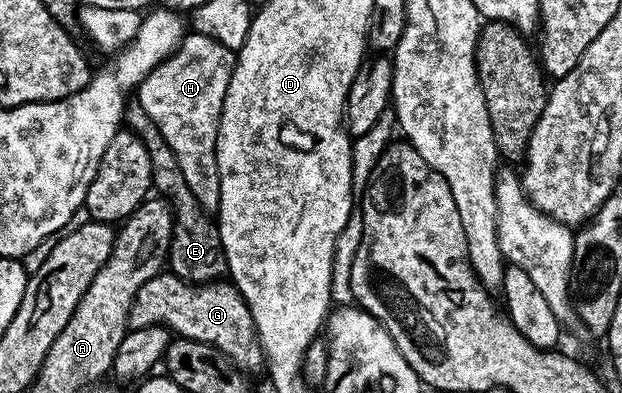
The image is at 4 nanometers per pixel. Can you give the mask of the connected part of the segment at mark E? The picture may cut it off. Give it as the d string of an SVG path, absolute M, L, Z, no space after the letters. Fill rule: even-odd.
M139 102L125 103L123 123L127 131L134 133L142 146L146 146L146 154L150 154L153 189L172 207L172 237L166 261L171 275L201 286L219 281L228 270L219 223L209 213L204 212L202 206L198 206L198 198L194 198L190 185L186 183L186 177L182 175L182 166L178 166L178 158L174 158L174 150L166 146L162 130L154 126L154 118L150 118L150 114L142 110Z

